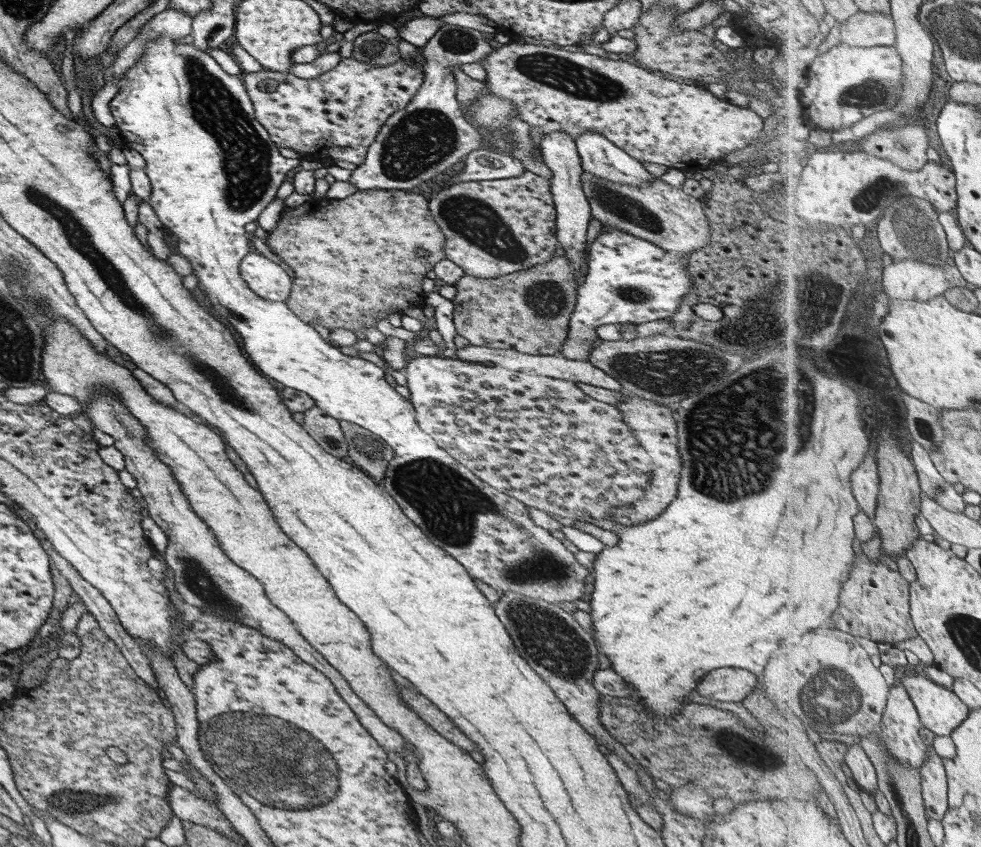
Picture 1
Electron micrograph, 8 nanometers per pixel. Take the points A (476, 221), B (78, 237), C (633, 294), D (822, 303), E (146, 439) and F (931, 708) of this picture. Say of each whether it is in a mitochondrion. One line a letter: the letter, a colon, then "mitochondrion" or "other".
A: mitochondrion
B: mitochondrion
C: mitochondrion
D: mitochondrion
E: other
F: other

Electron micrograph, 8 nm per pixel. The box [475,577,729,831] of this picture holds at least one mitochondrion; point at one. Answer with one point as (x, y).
(548, 639)

